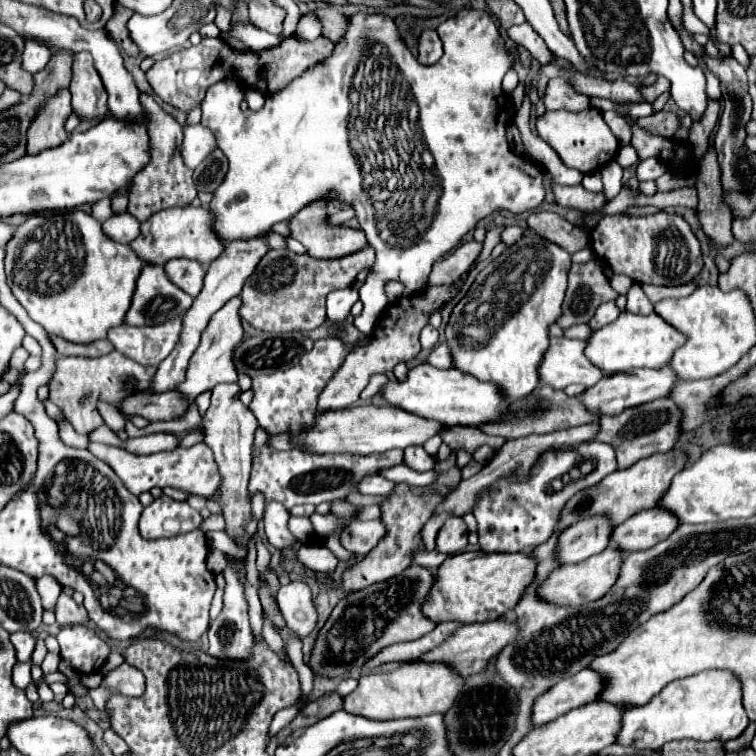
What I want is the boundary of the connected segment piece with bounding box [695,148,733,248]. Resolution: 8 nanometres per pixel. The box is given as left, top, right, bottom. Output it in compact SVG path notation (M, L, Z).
M713 148L707 150L705 158L699 162L699 178L697 178L697 192L699 192L699 220L703 232L715 244L723 248L733 242L731 234L731 210L727 204L721 204L721 170L717 164L717 154Z

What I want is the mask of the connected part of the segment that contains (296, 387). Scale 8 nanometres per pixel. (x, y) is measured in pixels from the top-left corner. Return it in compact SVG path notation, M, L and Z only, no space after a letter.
M337 338L317 340L315 348L305 354L299 364L289 370L273 372L267 376L253 378L253 400L249 410L255 414L259 426L263 426L269 434L281 432L301 432L301 428L311 428L313 420L317 418L317 396L323 392L325 384L333 378L337 368L341 368L347 356L347 348Z

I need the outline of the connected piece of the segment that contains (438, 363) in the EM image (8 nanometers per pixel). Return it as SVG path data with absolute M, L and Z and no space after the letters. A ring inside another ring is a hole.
M445 343L435 346L428 356L428 363L435 368L451 368L453 356L449 356L449 346Z

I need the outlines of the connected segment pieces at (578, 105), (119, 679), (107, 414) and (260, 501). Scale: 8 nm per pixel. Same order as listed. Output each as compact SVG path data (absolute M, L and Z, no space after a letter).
M553 78L549 80L545 94L543 94L543 104L545 110L571 110L571 112L581 112L589 108L589 96L573 90L563 78Z
M121 664L113 672L107 672L101 686L95 690L89 690L89 696L93 698L95 706L99 710L105 710L107 696L113 692L121 692L125 696L139 697L145 690L145 677L141 671L129 664Z
M97 404L97 408L101 410L101 416L103 416L105 424L107 424L113 432L123 430L123 426L125 426L125 418L123 418L123 414L121 414L113 404Z
M255 494L251 498L251 508L252 508L252 514L254 517L254 521L259 522L263 517L264 512L264 496L262 494Z

